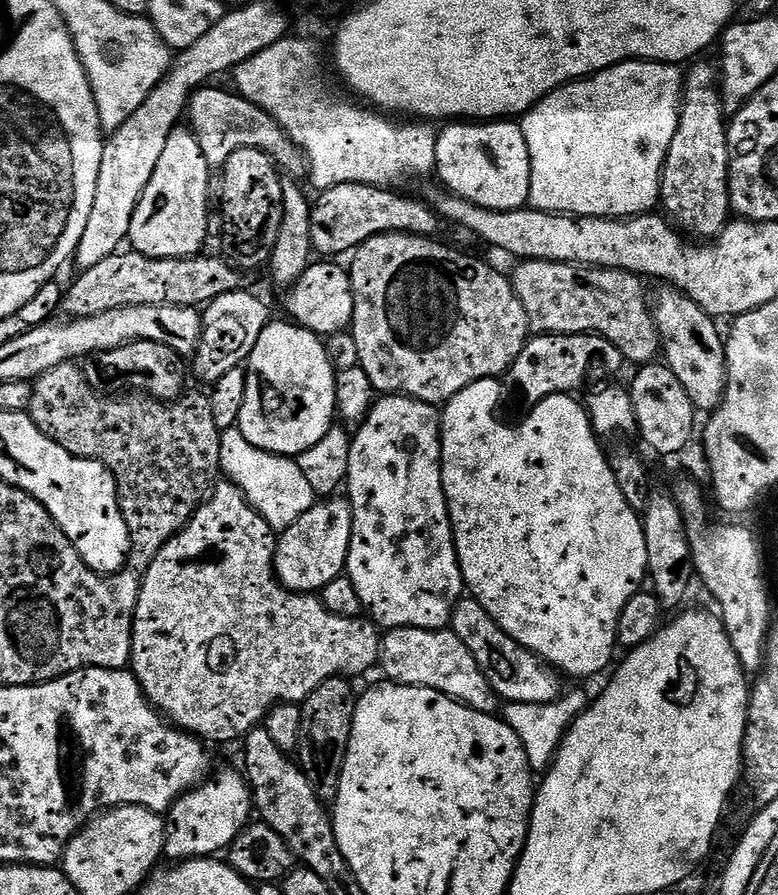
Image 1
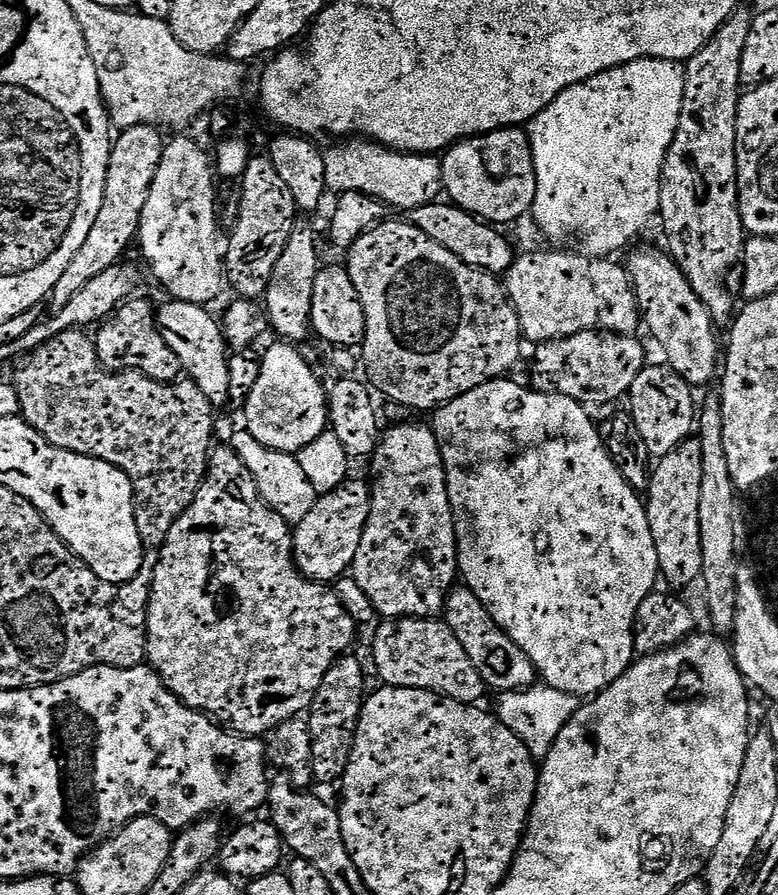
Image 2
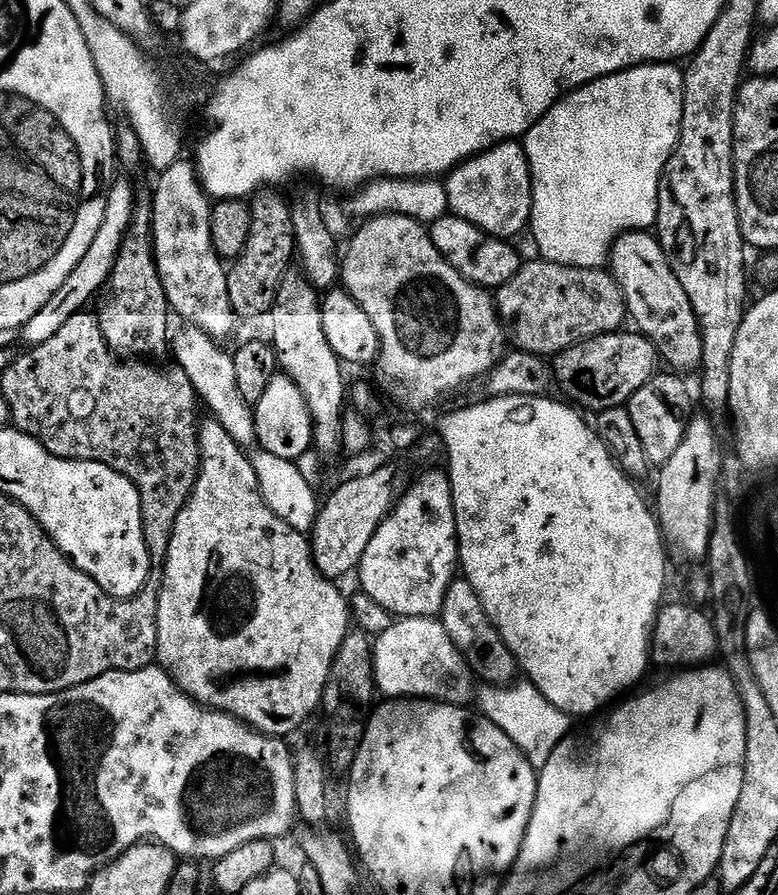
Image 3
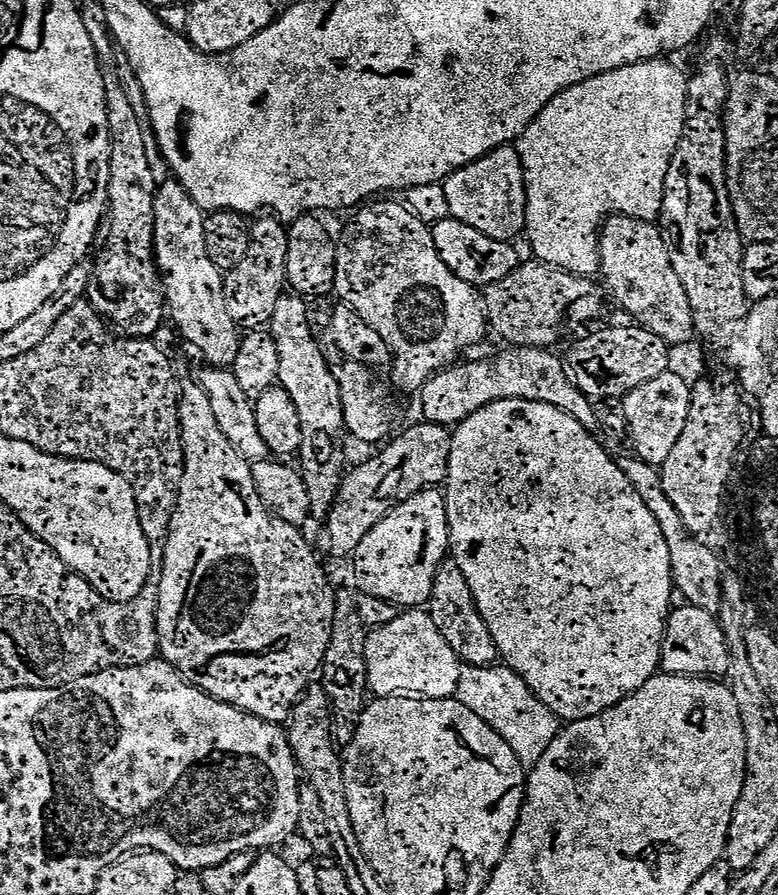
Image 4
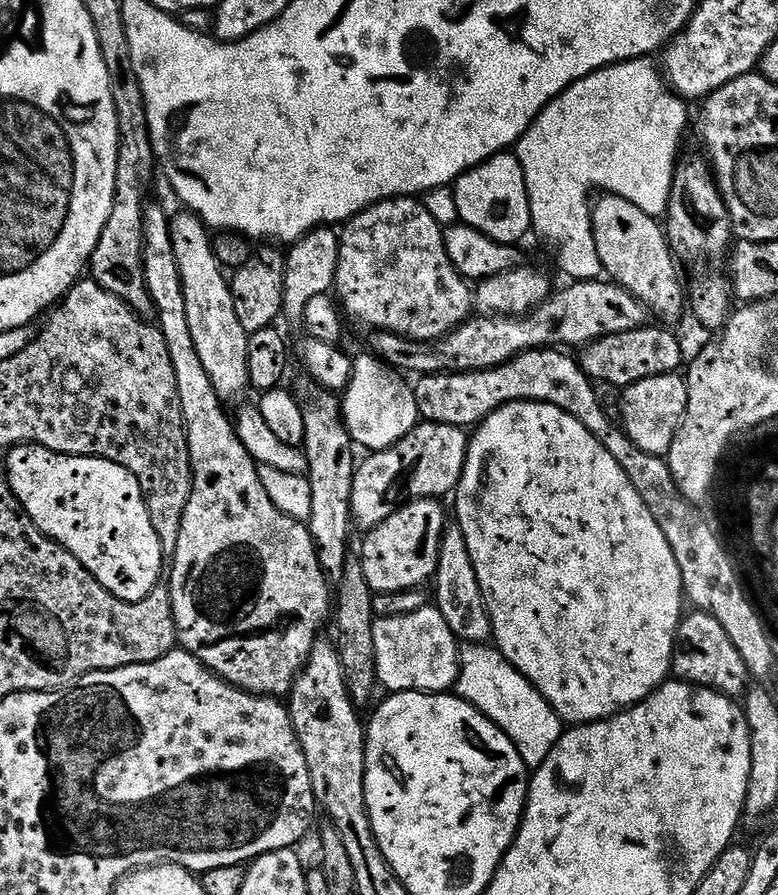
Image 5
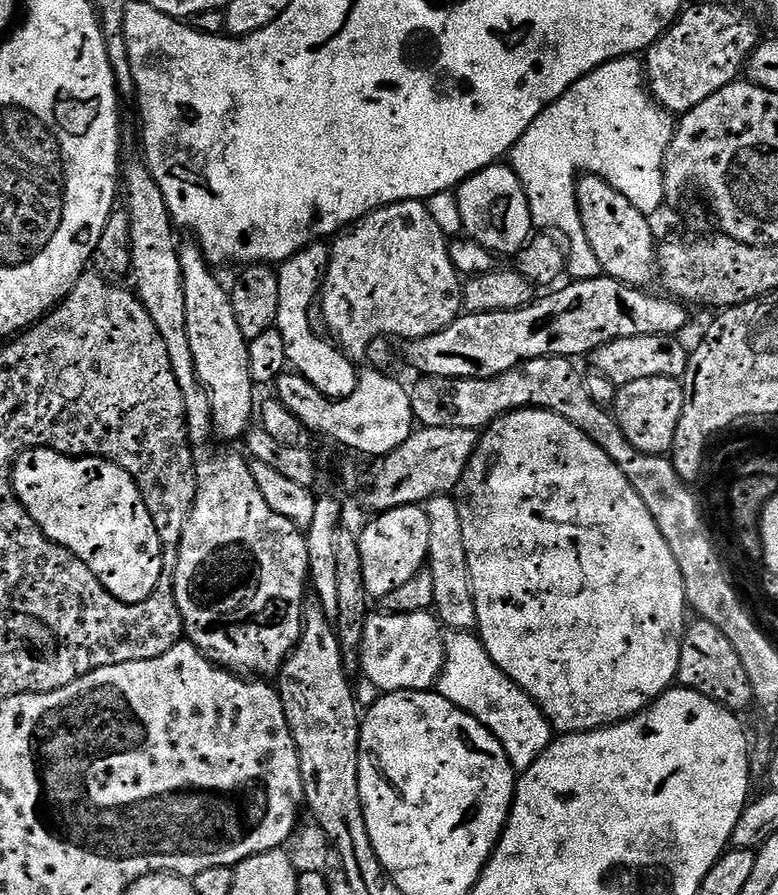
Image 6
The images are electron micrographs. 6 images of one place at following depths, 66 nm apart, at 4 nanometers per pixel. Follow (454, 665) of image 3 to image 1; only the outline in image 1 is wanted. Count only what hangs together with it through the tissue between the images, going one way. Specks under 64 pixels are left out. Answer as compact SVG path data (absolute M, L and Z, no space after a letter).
M394 628L383 637L379 667L389 681L410 686L422 686L438 690L451 700L456 700L467 708L489 714L497 711L496 691L486 682L486 674L474 662L474 654L462 646L462 642L451 630L422 630L421 628Z

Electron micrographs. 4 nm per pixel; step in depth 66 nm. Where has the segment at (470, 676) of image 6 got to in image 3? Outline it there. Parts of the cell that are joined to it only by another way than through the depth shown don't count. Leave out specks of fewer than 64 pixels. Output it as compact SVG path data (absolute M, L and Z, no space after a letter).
M513 682L510 684L485 683L485 688L475 693L475 703L479 711L494 726L498 726L522 750L522 754L534 766L542 765L554 750L554 746L568 735L570 731L570 717L567 712L558 710L530 683Z

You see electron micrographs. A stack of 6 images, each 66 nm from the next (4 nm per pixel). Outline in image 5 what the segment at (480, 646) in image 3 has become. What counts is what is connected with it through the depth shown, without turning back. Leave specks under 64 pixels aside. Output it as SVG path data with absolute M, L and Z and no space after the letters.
M445 527L444 533L440 537L435 584L435 607L439 608L442 618L446 620L446 626L450 628L457 641L464 644L484 644L489 639L492 624L488 621L488 612L484 608L484 599L480 597L480 587L466 550L464 536L458 527Z

